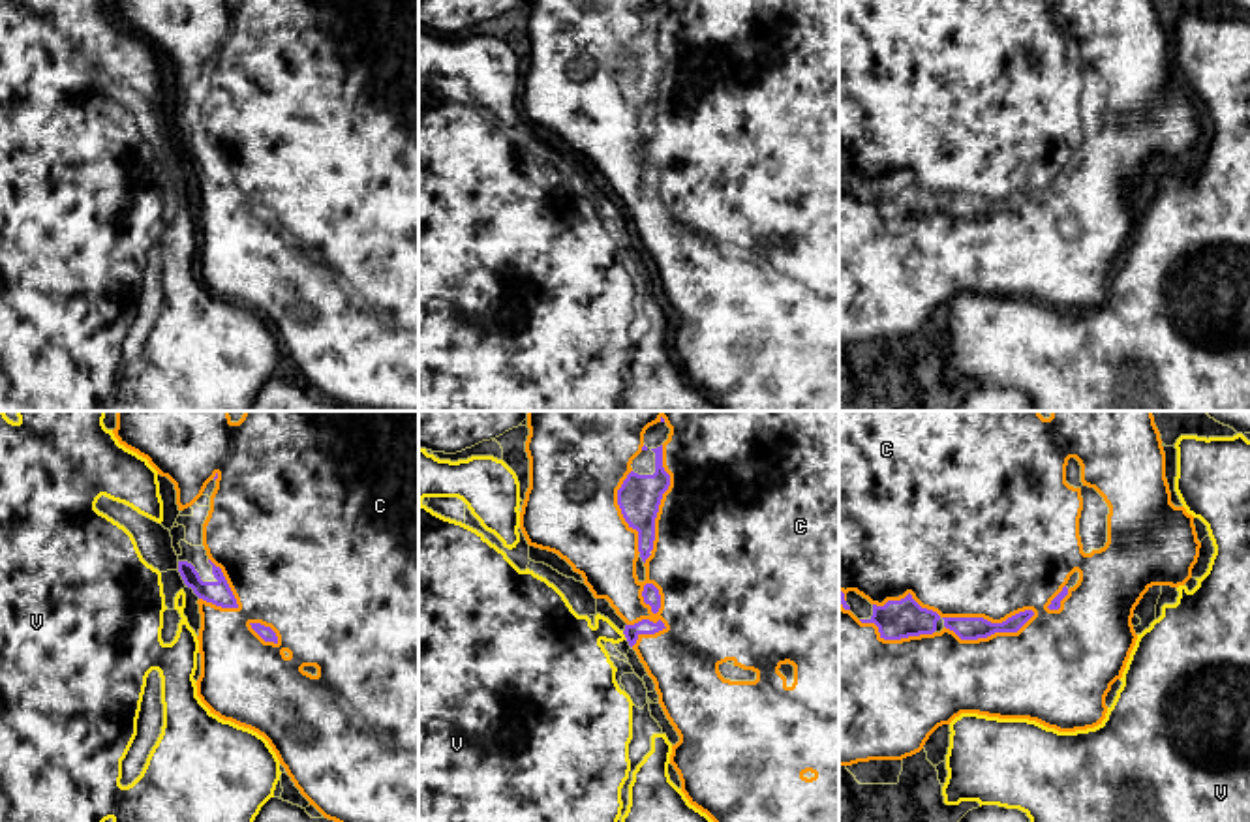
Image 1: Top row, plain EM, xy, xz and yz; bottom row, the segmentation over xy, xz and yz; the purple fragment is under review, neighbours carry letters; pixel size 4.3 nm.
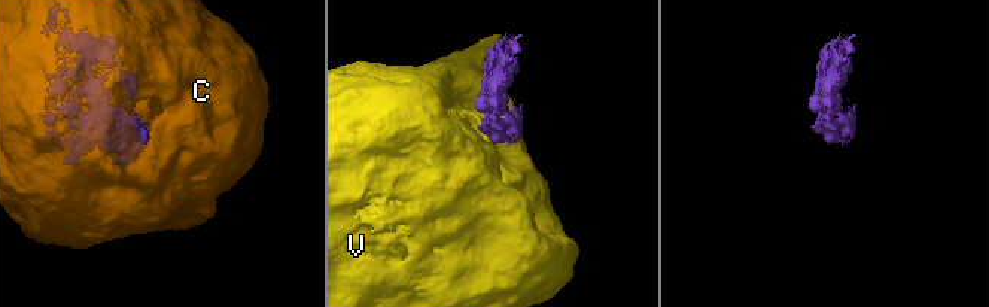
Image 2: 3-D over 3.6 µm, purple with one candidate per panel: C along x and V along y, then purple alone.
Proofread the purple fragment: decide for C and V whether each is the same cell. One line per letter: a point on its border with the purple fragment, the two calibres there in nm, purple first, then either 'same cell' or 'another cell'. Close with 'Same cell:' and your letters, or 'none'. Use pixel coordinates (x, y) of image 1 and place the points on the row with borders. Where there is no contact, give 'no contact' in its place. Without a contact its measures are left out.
C: contact yz (954, 618); calibres 100 and 500 nm; same cell
V: contact xz (624, 633); calibres 70 and 300 nm; another cell
Same cell: C

